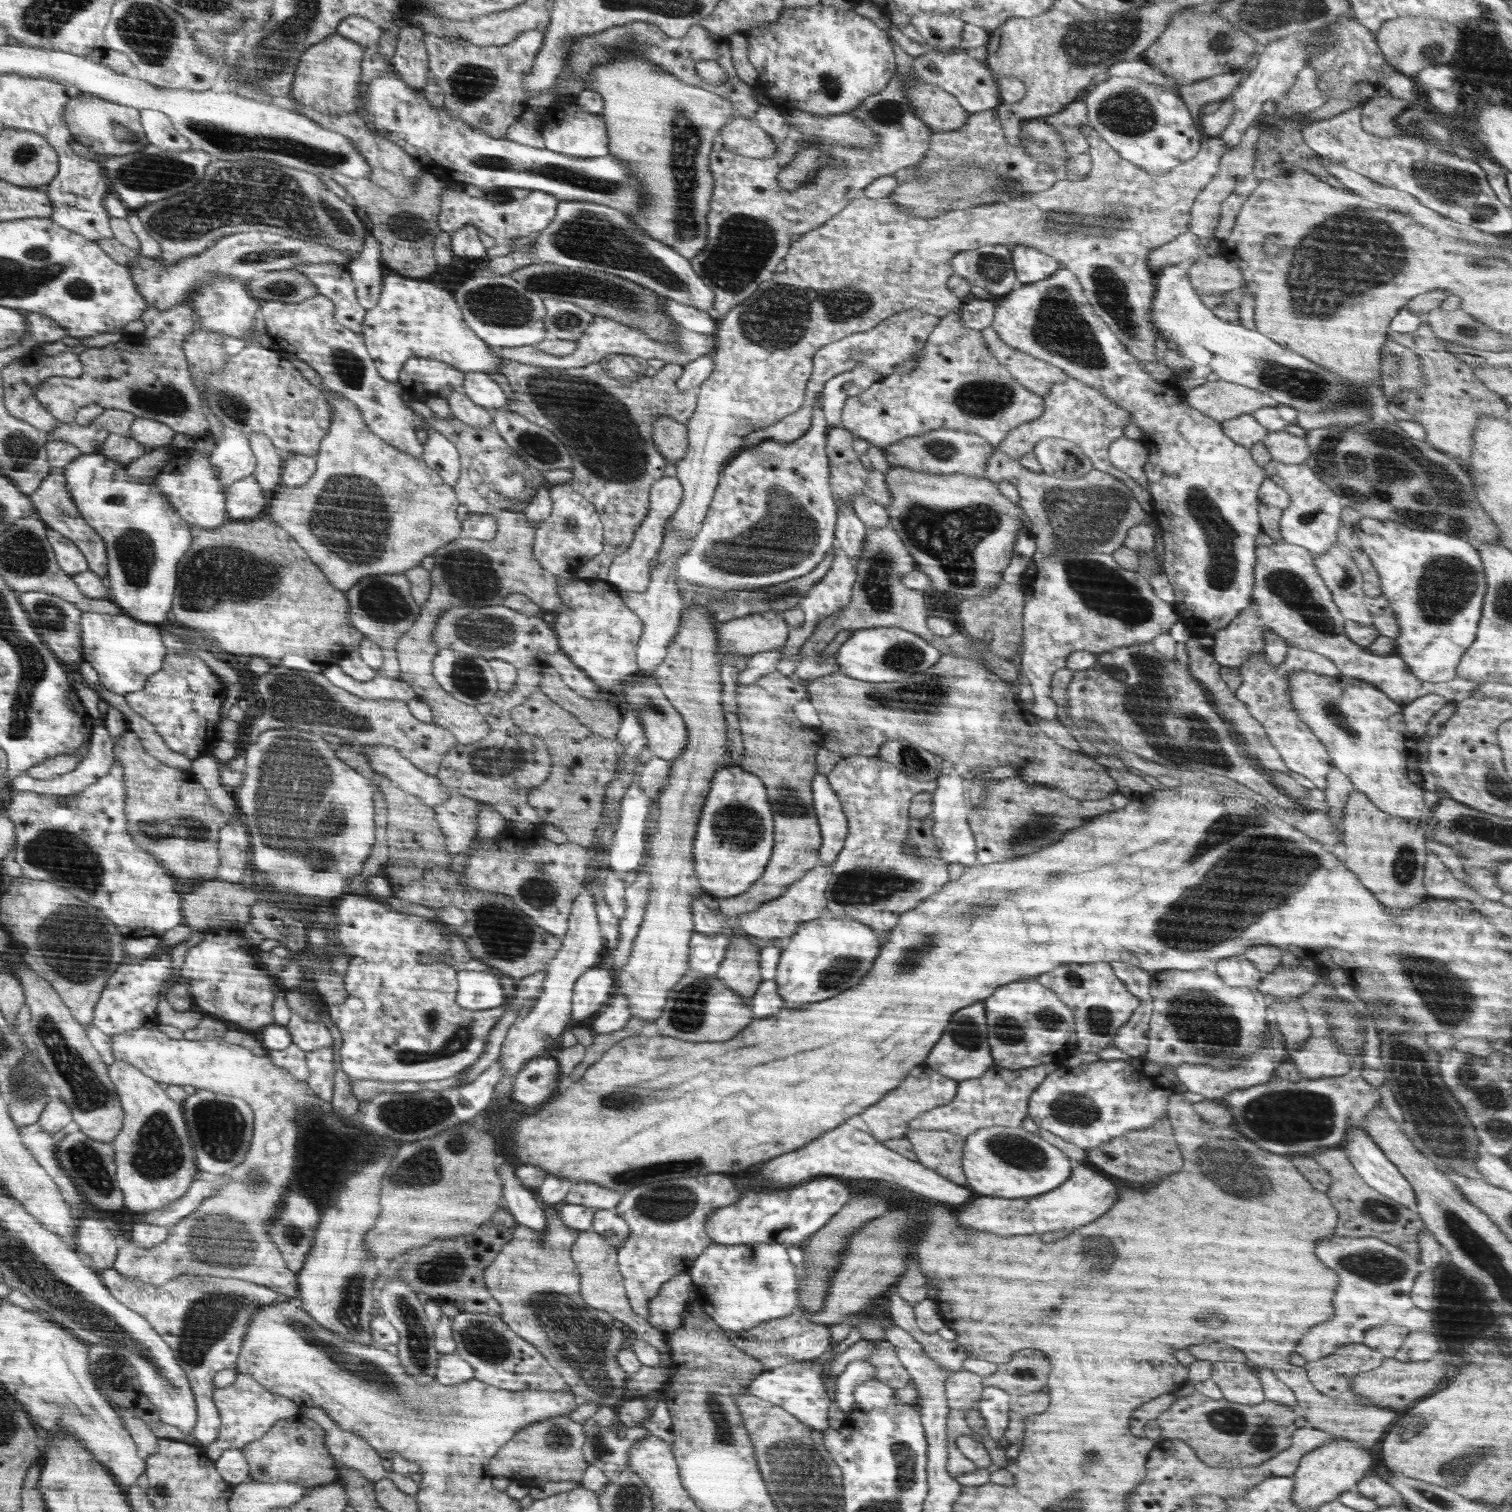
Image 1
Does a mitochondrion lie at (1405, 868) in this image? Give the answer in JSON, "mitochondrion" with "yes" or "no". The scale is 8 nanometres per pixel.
{"mitochondrion":"yes"}

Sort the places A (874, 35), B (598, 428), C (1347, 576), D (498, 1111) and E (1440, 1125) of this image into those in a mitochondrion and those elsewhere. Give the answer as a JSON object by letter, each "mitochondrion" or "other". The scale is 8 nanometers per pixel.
{"A":"other","B":"mitochondrion","C":"mitochondrion","D":"other","E":"mitochondrion"}

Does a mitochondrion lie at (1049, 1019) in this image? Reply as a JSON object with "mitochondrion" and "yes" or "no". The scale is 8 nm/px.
{"mitochondrion":"yes"}

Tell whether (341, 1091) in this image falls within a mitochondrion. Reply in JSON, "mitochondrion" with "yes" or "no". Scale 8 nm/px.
{"mitochondrion":"no"}

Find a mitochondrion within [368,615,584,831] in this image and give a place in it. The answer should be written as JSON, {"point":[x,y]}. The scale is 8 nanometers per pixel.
{"point":[494,763]}

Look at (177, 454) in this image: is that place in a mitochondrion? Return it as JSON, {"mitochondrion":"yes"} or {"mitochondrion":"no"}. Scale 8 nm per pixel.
{"mitochondrion":"no"}

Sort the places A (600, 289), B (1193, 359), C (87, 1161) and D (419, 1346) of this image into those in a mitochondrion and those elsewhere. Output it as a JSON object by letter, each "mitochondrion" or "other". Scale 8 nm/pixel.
{"A":"mitochondrion","B":"other","C":"mitochondrion","D":"mitochondrion"}

